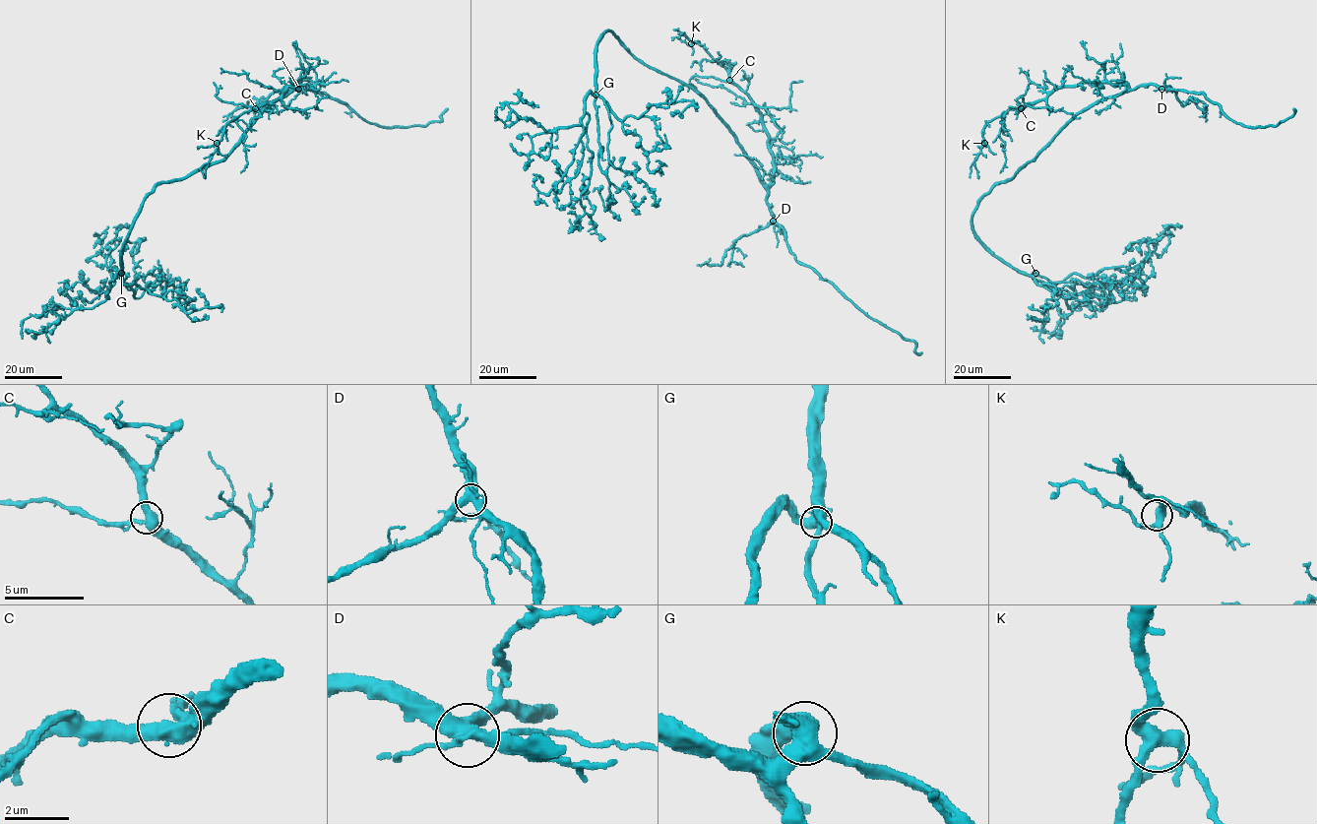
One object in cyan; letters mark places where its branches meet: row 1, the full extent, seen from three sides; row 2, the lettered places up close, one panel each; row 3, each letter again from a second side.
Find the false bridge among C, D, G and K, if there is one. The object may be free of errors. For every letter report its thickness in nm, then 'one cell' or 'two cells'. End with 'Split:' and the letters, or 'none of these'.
C: 480 nm | one cell
D: 440 nm | one cell
G: 550 nm | one cell
K: 400 nm | one cell
Split: none of these

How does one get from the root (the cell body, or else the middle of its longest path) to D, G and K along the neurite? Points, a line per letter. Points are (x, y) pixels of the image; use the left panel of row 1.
D: (204, 167), (220, 162), (273, 101), (291, 90), (293, 84), (298, 89)
G: (204, 167), (176, 180), (161, 181), (144, 200), (122, 248), (121, 273)
K: (204, 167), (220, 162), (261, 113), (298, 83), (293, 83), (278, 99), (264, 102), (230, 120), (217, 143)

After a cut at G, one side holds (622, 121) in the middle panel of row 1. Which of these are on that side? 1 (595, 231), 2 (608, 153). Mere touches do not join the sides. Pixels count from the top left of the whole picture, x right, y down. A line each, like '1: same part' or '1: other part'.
1: other part
2: same part

